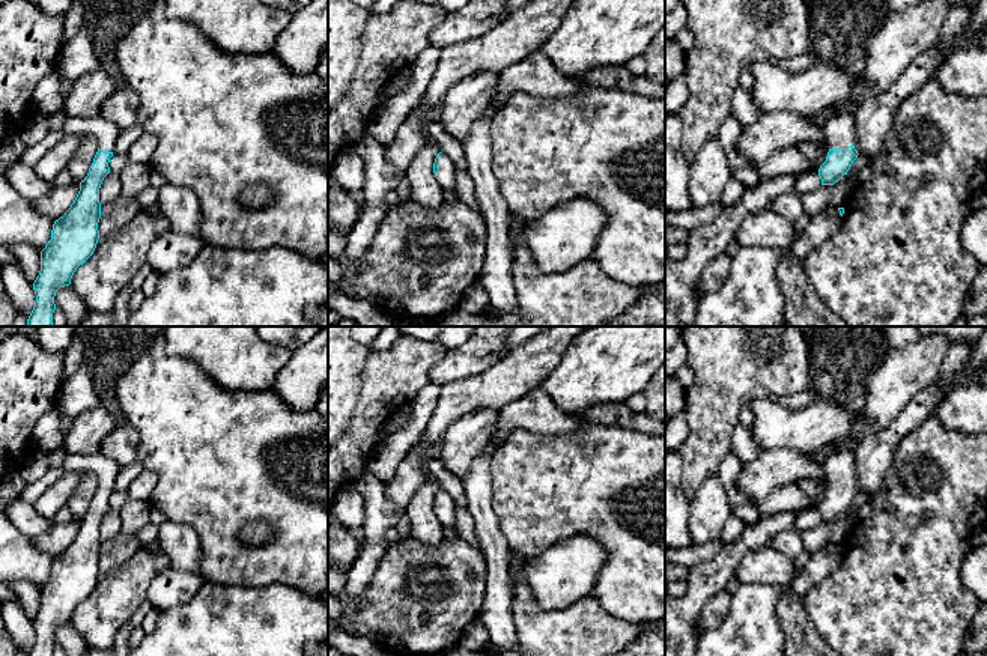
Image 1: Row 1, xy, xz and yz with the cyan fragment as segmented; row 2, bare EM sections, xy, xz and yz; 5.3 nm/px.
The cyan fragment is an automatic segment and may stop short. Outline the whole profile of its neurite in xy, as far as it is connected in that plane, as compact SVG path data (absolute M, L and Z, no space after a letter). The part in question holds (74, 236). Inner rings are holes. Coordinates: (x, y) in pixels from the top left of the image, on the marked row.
M101 114L93 119L68 117L60 131L50 131L38 143L26 146L20 162L35 169L50 149L72 132L93 135L98 152L87 176L80 182L74 203L54 221L51 239L41 251L41 271L33 283L36 302L26 326L53 326L56 292L71 284L74 272L93 254L99 239L99 188L110 173L108 162L120 134L114 123Z

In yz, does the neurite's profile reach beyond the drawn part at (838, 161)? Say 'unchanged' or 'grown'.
grown

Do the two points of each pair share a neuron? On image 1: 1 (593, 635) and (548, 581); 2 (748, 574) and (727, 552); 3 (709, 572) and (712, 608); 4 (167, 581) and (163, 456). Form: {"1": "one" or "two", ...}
{"1": "two", "2": "two", "3": "two", "4": "two"}

